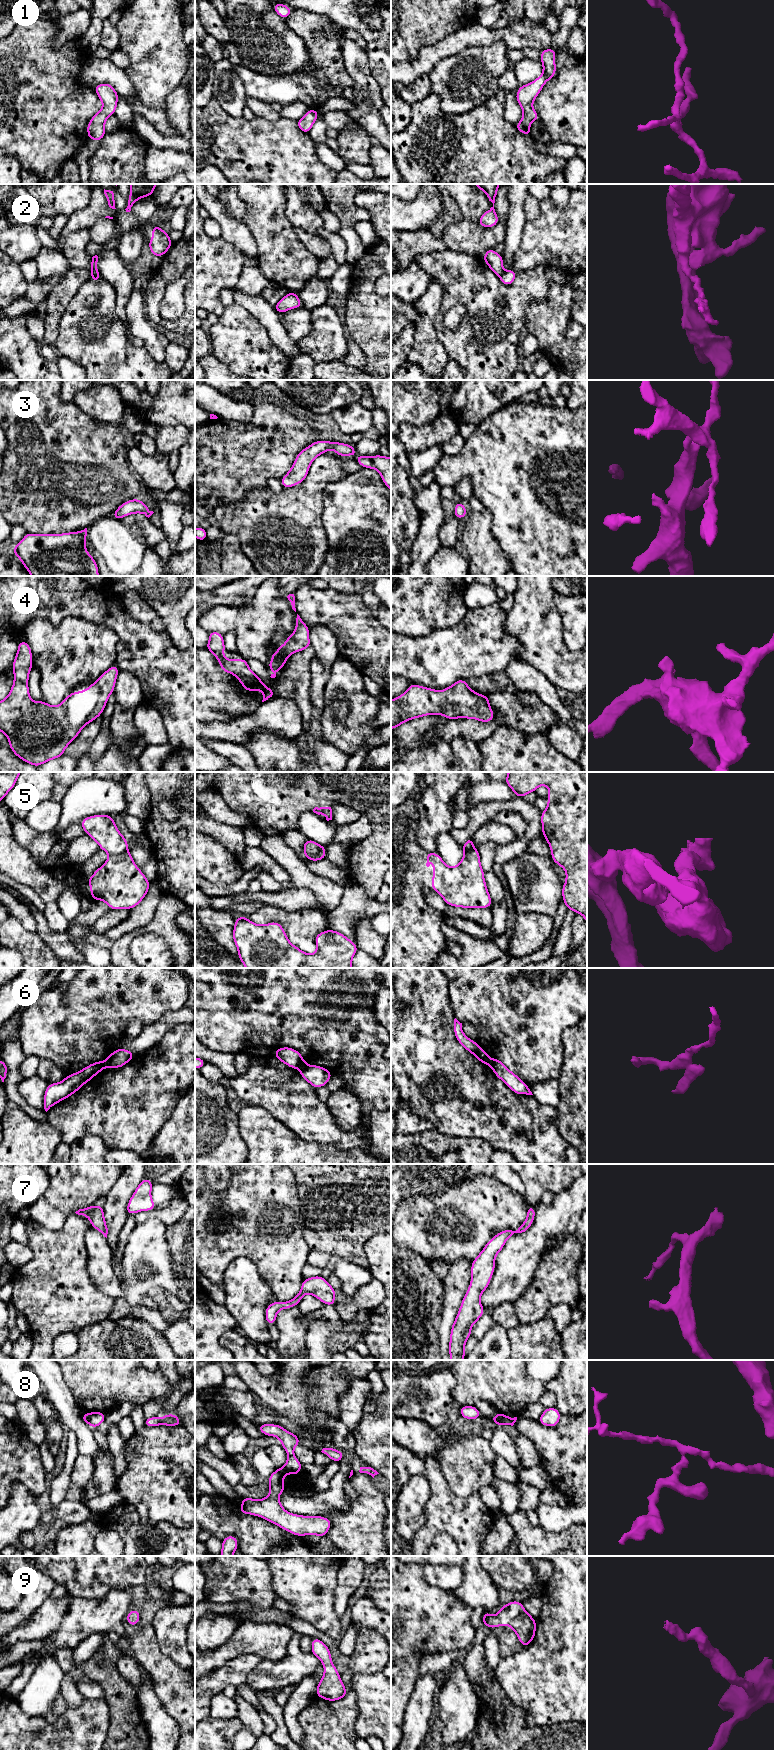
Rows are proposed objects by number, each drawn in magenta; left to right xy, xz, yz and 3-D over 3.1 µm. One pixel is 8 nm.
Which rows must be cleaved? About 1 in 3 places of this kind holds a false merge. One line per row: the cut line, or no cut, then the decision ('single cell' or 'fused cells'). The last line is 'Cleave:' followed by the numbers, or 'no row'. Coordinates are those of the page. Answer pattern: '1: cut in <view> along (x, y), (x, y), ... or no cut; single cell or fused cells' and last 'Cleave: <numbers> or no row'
1: no cut; single cell
2: cut in xy along (92, 274), (98, 275); fused cells
3: no cut; single cell
4: no cut; single cell
5: cut in xy along (127, 849), (120, 854), (109, 855); fused cells
6: cut in xy along (105, 1061), (103, 1067); fused cells
7: no cut; single cell
8: cut in yz along (500, 1413), (502, 1424); fused cells
9: no cut; single cell
Cleave: 2, 5, 6, 8

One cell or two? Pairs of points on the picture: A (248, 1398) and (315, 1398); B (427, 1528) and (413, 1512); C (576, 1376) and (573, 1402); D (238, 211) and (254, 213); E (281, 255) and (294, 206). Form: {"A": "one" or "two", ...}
{"A": "two", "B": "two", "C": "one", "D": "two", "E": "two"}

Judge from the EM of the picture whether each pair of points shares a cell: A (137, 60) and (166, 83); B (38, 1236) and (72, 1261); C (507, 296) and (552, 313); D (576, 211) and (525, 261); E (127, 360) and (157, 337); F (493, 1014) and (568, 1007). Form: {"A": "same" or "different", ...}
{"A": "same", "B": "same", "C": "different", "D": "same", "E": "different", "F": "same"}

